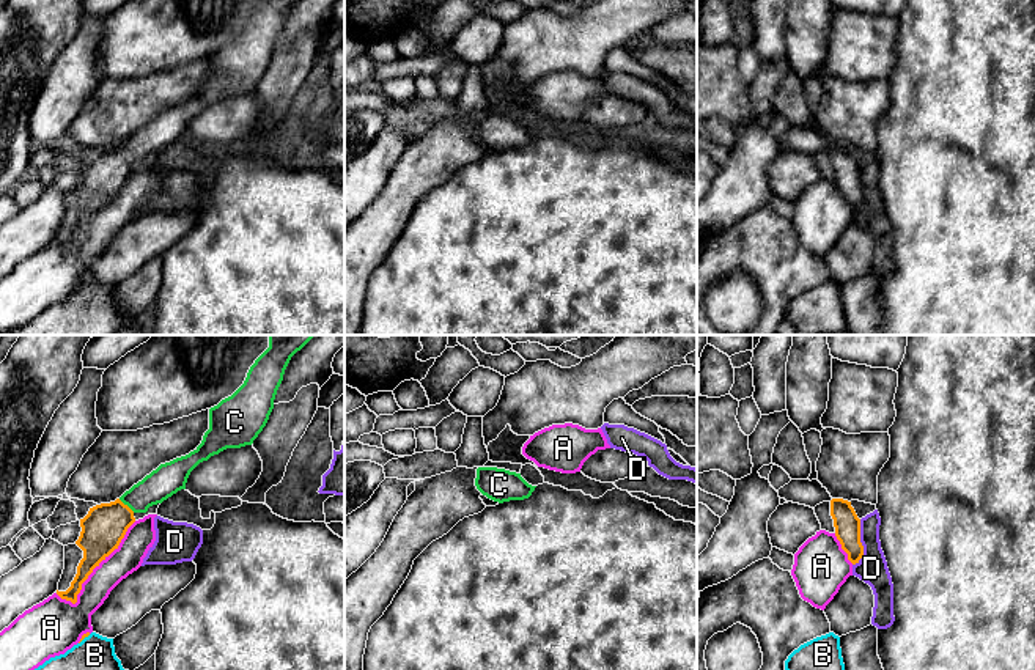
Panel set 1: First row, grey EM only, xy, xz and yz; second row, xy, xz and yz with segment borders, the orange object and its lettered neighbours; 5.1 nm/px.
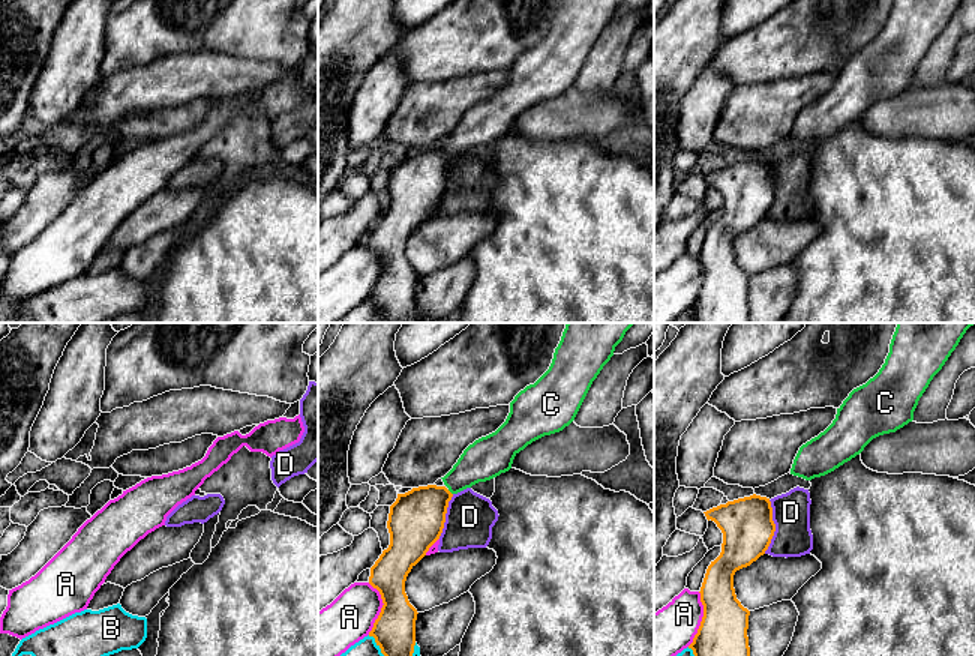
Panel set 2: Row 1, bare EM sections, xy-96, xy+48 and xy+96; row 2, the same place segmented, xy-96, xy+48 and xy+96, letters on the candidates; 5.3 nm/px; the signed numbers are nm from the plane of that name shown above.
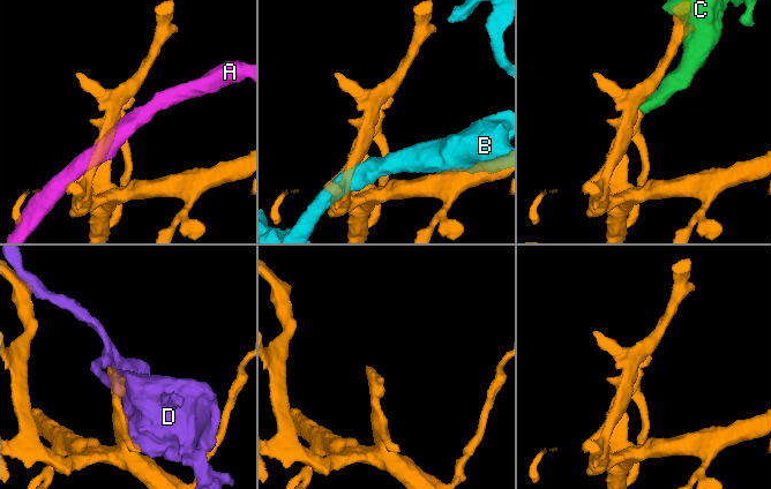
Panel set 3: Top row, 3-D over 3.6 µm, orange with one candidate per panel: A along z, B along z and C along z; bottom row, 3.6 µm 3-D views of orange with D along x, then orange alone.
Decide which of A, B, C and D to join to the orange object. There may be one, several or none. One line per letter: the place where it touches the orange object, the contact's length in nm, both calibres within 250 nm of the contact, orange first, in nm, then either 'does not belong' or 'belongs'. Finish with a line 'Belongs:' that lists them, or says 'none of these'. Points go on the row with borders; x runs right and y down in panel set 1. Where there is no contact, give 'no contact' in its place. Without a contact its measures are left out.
A: contact xy (92, 571); length 550 nm; calibres 220 and 150 nm; does not belong
B: contact xy (84, 637); length 80 nm; calibres 20 and 180 nm; does not belong
C: contact xy (126, 505); length 110 nm; calibres 220 and 160 nm; belongs
D: contact yz (861, 543); length 240 nm; calibres 130 and 160 nm; does not belong
Belongs: C

